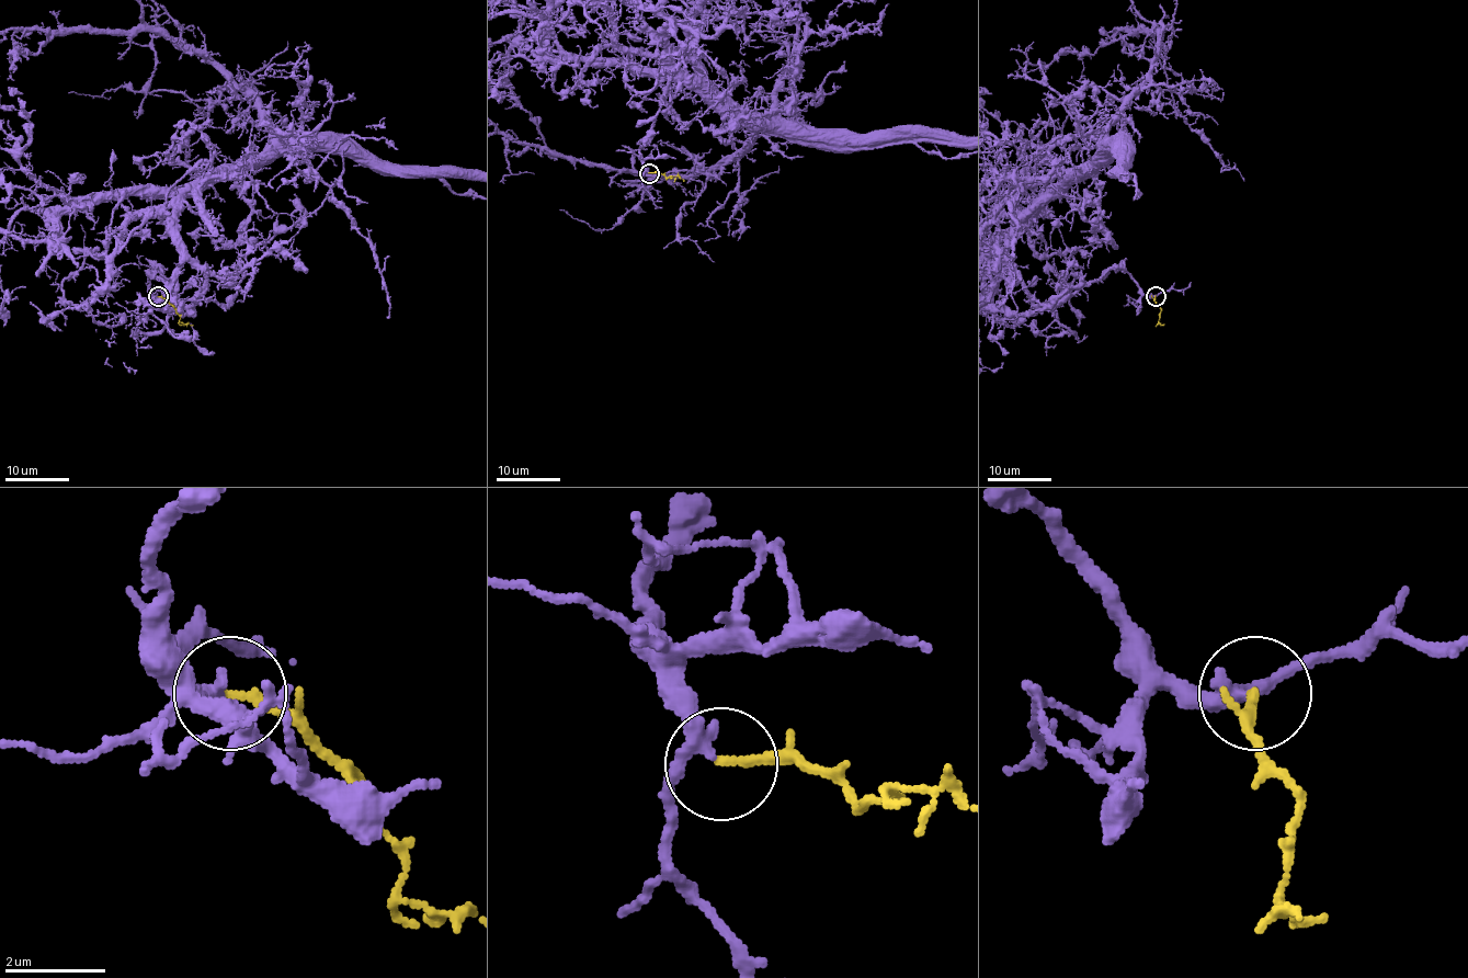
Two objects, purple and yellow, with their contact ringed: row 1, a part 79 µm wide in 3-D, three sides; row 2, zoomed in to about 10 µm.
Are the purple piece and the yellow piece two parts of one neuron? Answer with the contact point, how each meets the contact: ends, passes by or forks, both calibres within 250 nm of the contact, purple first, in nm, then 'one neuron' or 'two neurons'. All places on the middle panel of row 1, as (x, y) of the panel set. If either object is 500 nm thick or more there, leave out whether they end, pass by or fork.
at (649, 173); purple passes by; yellow ends there; 300 nm thick on the purple side, 180 nm on the other; one neuron

